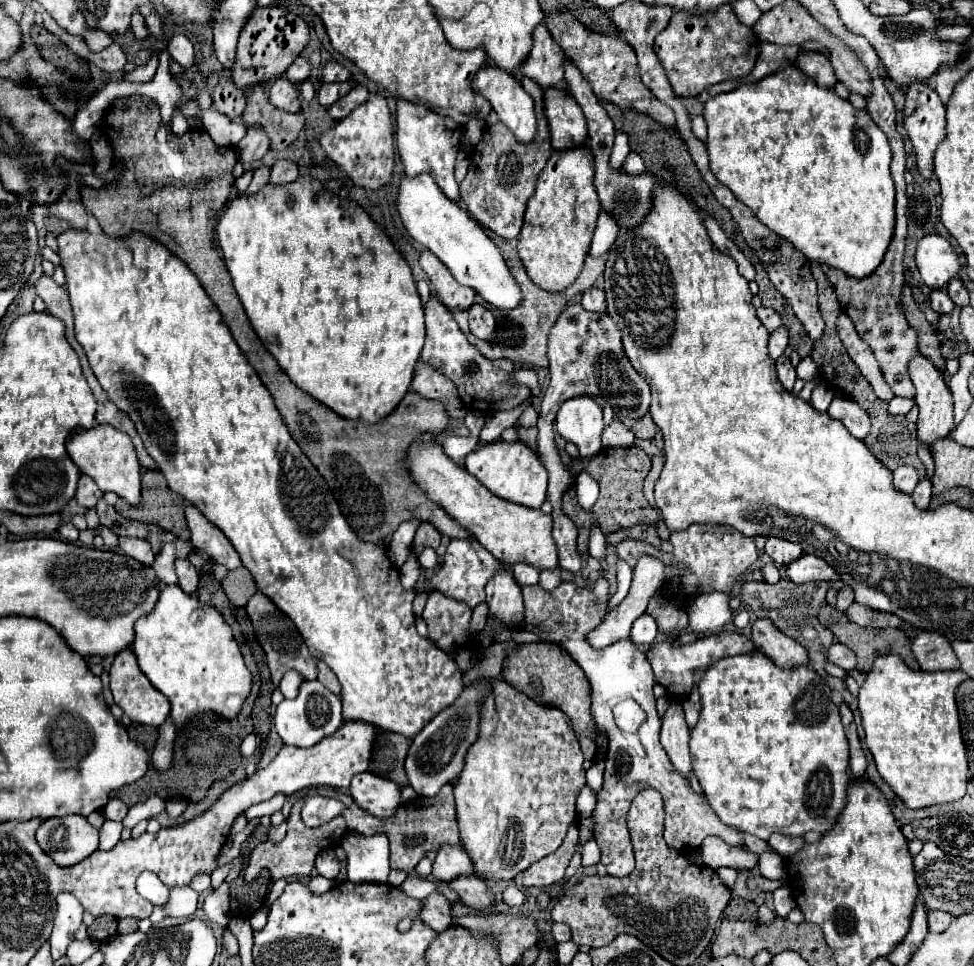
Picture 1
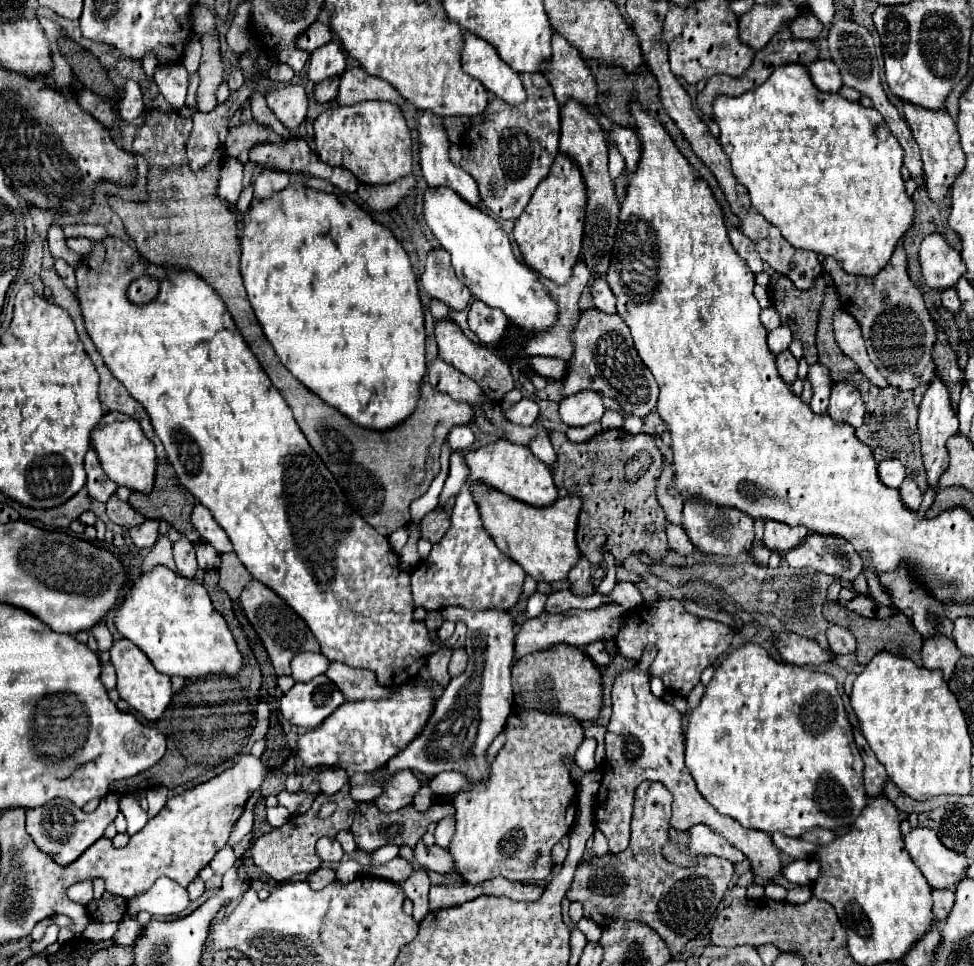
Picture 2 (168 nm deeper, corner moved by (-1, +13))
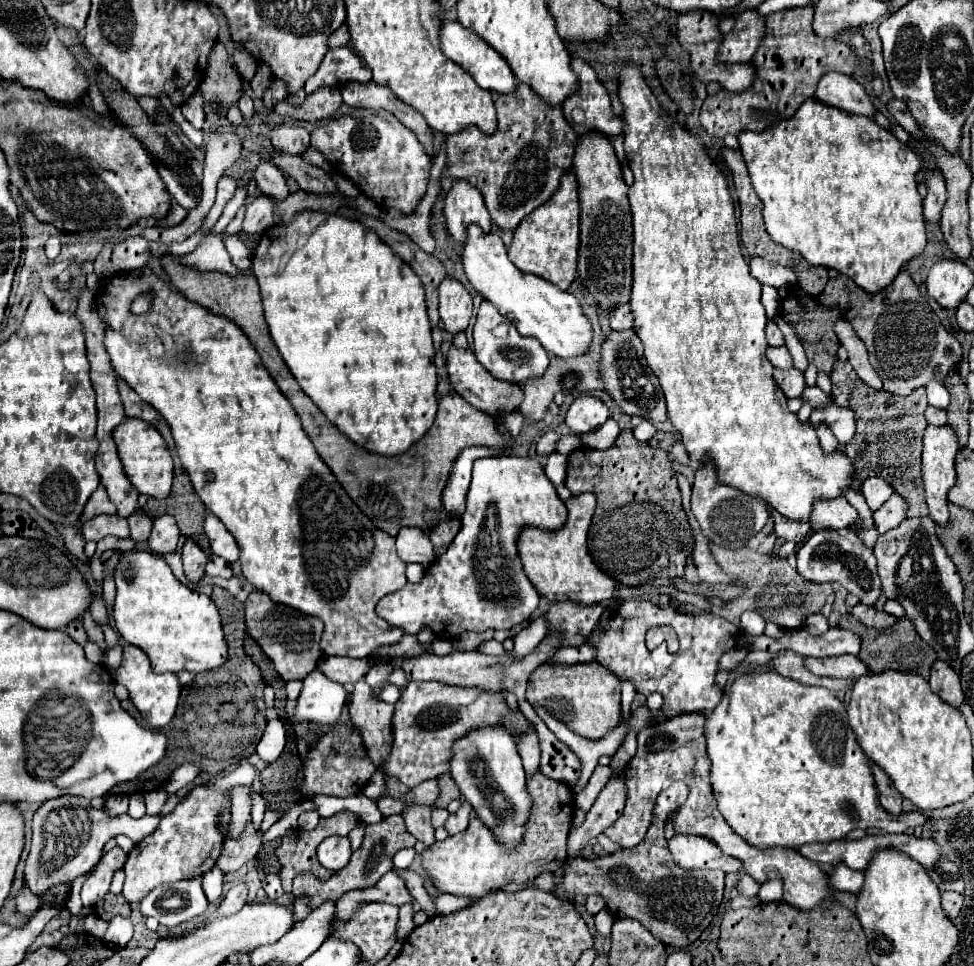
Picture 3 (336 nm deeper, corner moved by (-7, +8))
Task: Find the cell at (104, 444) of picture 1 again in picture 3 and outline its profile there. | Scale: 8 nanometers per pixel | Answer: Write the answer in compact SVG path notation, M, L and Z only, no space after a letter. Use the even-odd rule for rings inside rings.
M126 419L120 423L114 433L114 443L118 447L118 457L122 461L124 473L128 475L130 483L138 489L138 493L144 493L154 499L164 499L170 493L172 487L172 477L174 477L174 467L172 467L172 457L168 453L166 441L162 435L156 431L154 425L138 419Z

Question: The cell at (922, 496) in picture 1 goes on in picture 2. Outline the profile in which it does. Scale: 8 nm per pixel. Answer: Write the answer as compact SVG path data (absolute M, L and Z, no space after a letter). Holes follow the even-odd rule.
M904 480L900 486L900 500L908 510L918 510L922 502L922 492L918 490L914 480Z

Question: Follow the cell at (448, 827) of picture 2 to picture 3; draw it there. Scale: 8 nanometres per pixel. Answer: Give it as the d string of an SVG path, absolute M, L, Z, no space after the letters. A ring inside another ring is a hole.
M464 801L464 803L462 803L462 807L460 807L456 813L452 813L452 815L448 817L446 825L444 825L444 827L446 827L446 831L448 831L448 835L456 835L456 833L464 831L464 829L468 827L470 815L472 815L472 807Z

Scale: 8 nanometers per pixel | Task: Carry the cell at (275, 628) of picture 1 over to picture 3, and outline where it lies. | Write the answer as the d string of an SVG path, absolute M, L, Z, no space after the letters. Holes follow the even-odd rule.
M252 591L246 599L246 627L248 633L258 641L262 651L272 659L278 675L284 681L290 679L302 681L322 657L320 639L322 639L324 625L320 623L320 619L300 613L288 605L274 603L262 591Z

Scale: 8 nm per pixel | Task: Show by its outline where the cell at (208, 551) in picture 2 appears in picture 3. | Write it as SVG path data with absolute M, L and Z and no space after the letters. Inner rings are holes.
M210 555L208 557L208 563L206 563L206 575L210 577L232 577L232 569L230 569L230 563L224 561L222 557L214 557Z

